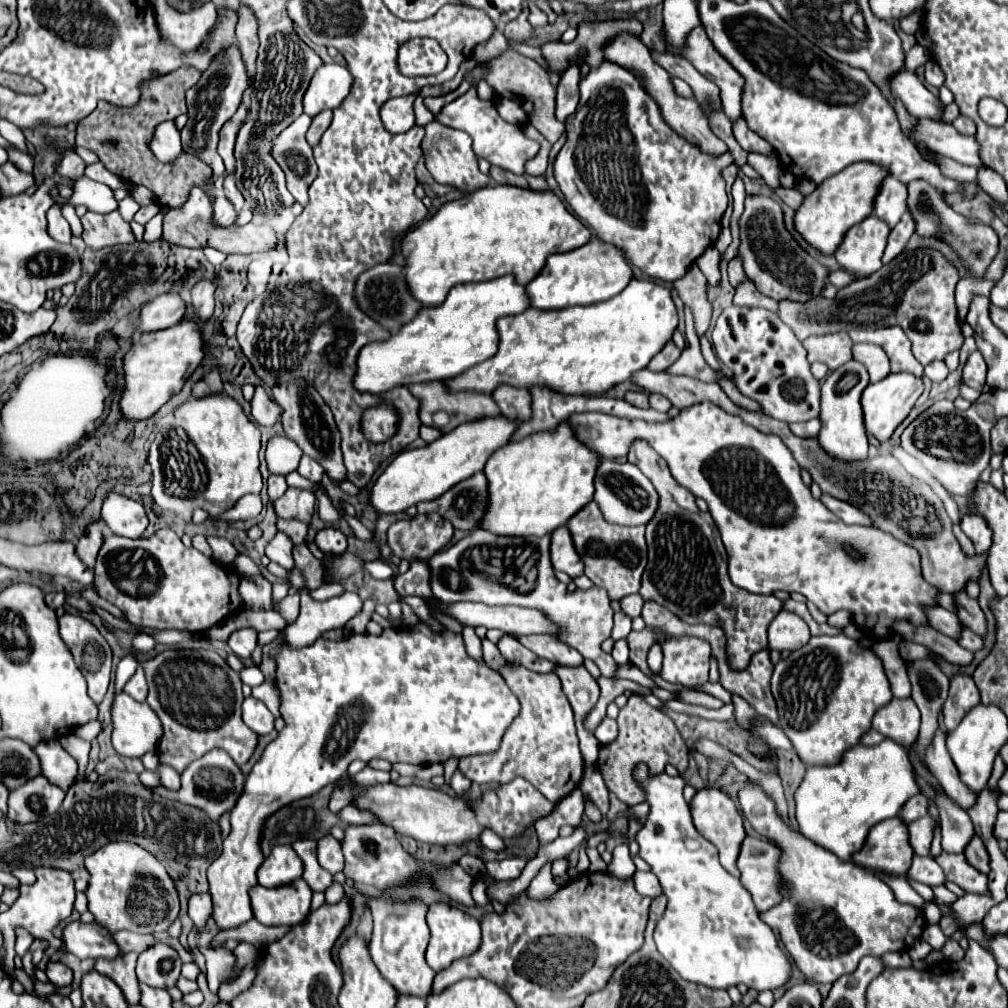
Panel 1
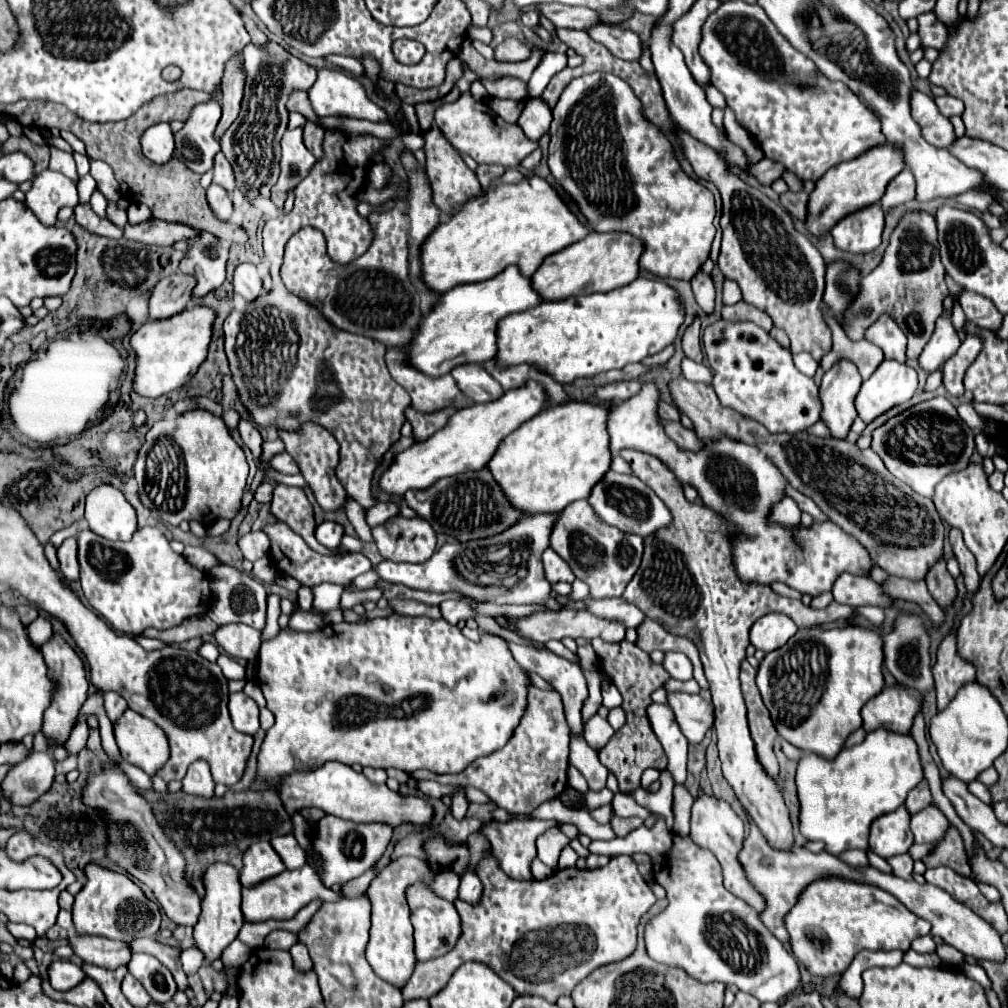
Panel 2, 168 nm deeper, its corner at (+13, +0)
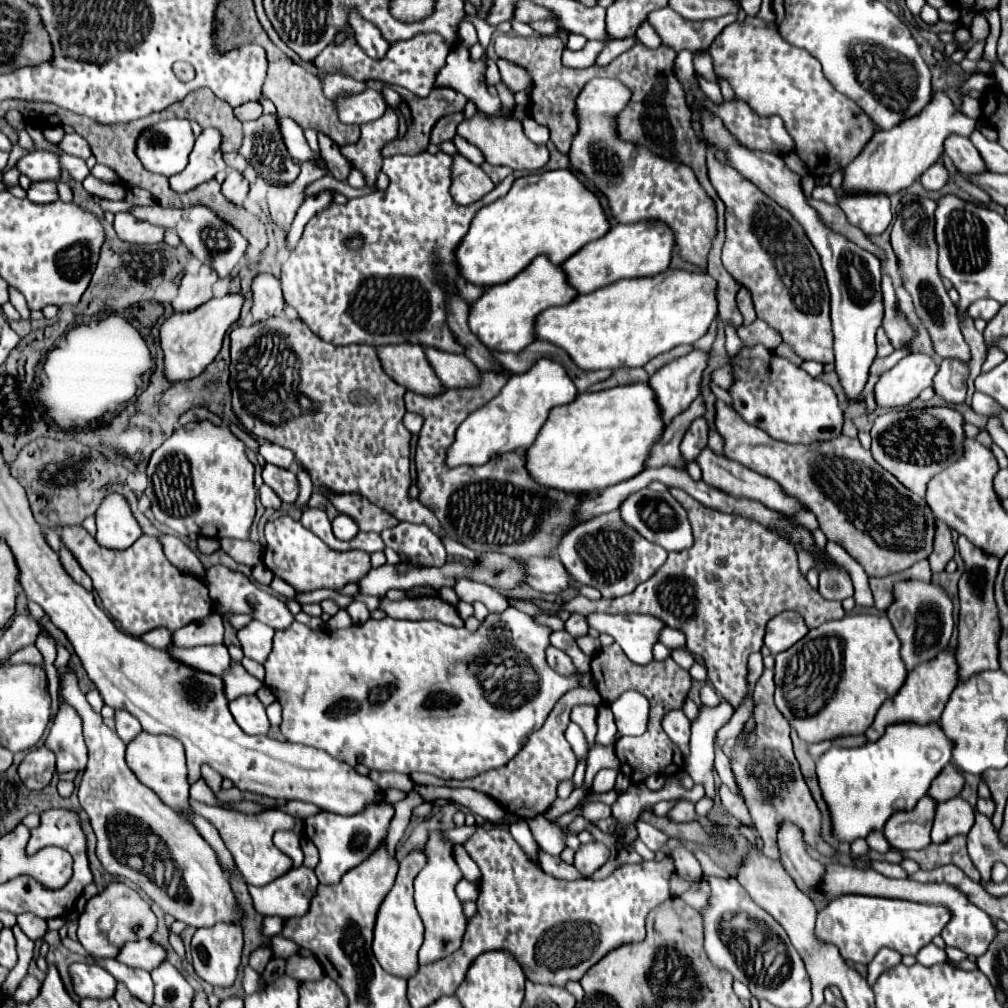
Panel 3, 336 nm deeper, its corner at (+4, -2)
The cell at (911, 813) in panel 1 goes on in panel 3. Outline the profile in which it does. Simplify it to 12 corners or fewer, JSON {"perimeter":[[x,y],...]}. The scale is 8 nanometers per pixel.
{"perimeter":[[949,765],[933,781],[929,795],[937,801],[957,797],[963,773]]}

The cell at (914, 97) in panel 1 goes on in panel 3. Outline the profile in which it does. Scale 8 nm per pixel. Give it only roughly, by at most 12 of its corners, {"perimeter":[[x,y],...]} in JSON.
{"perimeter":[[967,137],[945,141],[945,153],[963,175],[987,171]]}

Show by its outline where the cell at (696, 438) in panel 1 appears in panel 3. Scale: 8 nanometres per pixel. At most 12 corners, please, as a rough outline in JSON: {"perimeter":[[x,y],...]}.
{"perimeter":[[709,351],[663,365],[651,387],[669,423],[699,397]]}

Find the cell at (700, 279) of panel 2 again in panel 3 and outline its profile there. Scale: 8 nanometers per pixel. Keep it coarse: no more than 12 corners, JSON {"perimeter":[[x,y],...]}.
{"perimeter":[[733,327],[725,329],[727,353],[731,357],[743,349],[741,339]]}

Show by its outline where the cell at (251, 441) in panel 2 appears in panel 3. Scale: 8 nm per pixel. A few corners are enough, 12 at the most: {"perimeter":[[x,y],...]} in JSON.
{"perimeter":[[263,467],[263,481],[283,503],[299,493],[293,469]]}

